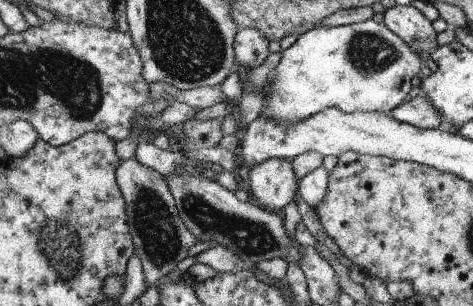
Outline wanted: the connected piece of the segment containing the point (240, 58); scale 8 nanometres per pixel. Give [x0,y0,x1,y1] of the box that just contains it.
[232,28,269,71]

